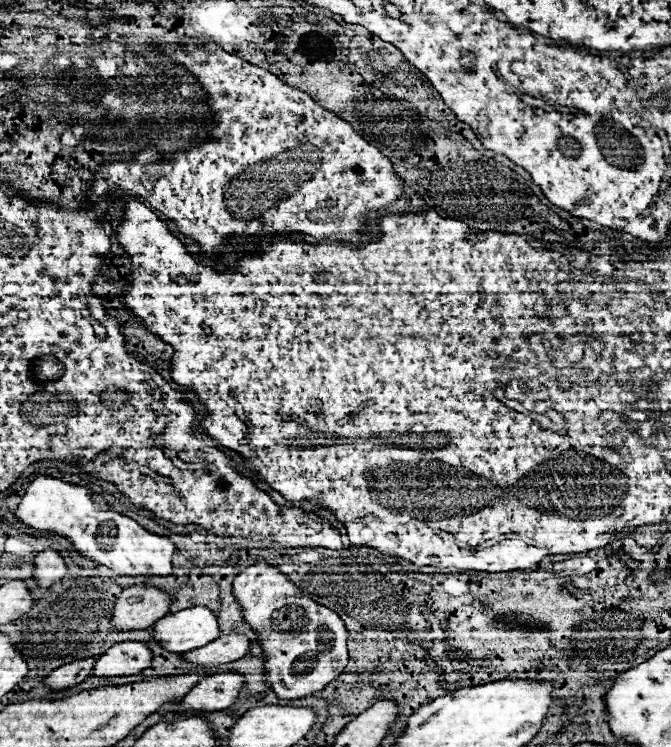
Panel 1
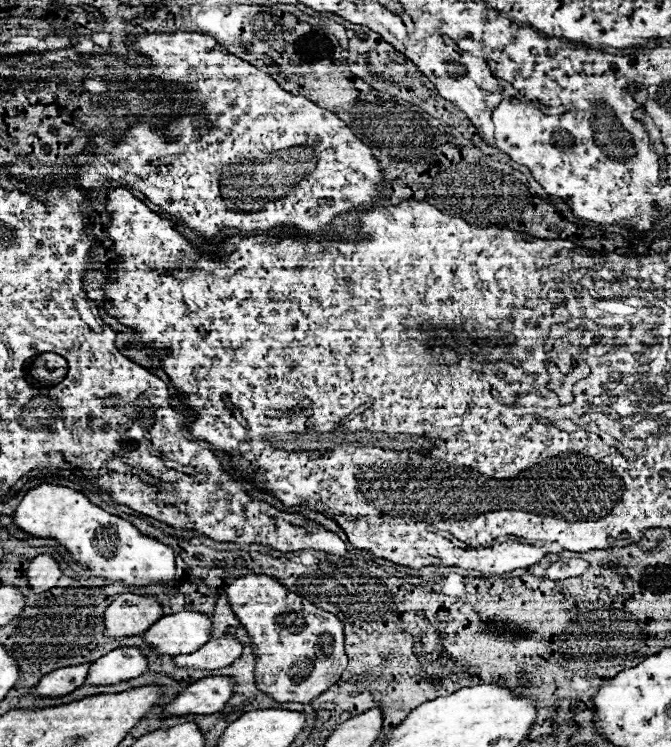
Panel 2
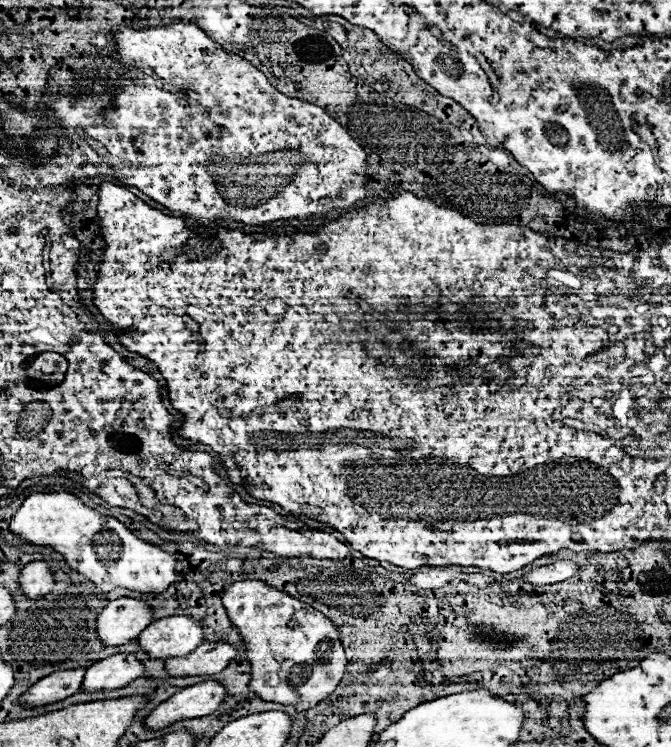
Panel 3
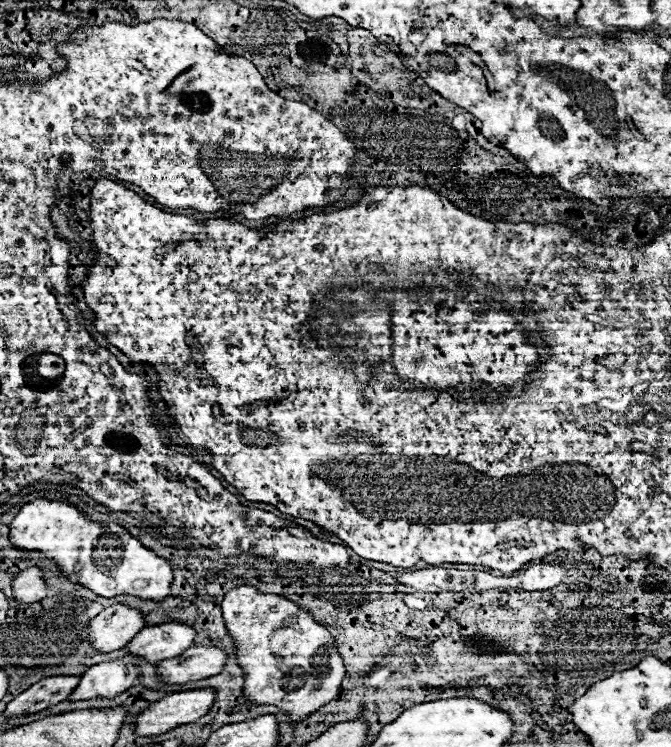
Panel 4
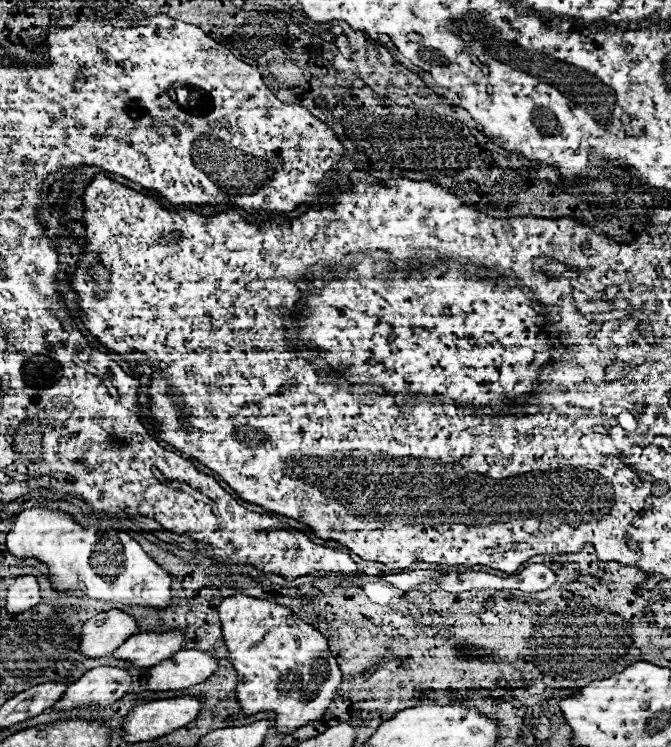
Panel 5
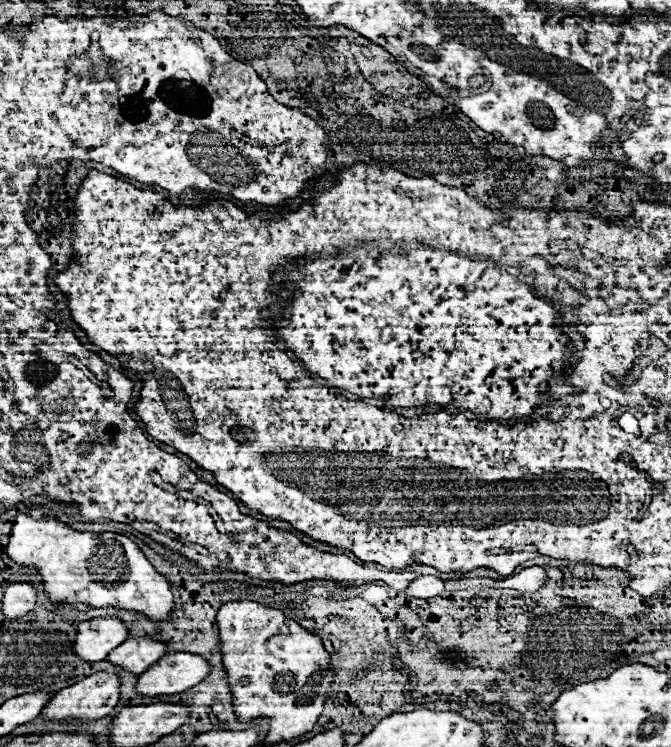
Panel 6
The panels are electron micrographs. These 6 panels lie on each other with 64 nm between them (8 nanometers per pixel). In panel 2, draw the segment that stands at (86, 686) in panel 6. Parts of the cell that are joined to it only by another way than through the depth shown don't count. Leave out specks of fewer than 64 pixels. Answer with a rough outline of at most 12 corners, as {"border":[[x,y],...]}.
{"border":[[140,648],[98,658],[86,684],[118,684],[148,670]]}

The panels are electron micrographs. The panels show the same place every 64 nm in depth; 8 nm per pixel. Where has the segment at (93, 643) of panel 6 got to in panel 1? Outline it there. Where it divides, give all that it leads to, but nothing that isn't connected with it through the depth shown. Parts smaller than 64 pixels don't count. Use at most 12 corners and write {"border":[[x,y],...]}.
{"border":[[124,588],[112,630],[140,630],[164,618],[170,594]]}

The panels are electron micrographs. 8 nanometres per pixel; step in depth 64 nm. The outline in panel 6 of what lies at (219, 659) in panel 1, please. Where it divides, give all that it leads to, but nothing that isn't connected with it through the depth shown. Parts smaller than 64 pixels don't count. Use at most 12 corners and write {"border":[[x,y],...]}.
{"border":[[176,652],[140,674],[142,696],[178,694],[208,676],[200,654]]}

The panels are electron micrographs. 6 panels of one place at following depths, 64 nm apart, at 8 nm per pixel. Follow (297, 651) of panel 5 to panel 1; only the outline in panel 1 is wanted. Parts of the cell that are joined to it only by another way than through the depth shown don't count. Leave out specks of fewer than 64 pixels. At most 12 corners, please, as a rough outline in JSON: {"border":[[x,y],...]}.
{"border":[[248,566],[234,596],[260,634],[278,698],[344,672],[342,618],[278,568]]}

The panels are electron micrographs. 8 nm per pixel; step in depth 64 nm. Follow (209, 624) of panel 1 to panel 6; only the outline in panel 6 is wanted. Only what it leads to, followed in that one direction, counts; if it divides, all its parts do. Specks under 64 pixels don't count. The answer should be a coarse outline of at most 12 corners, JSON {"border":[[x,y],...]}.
{"border":[[128,638],[106,660],[142,674],[168,654],[166,642]]}

